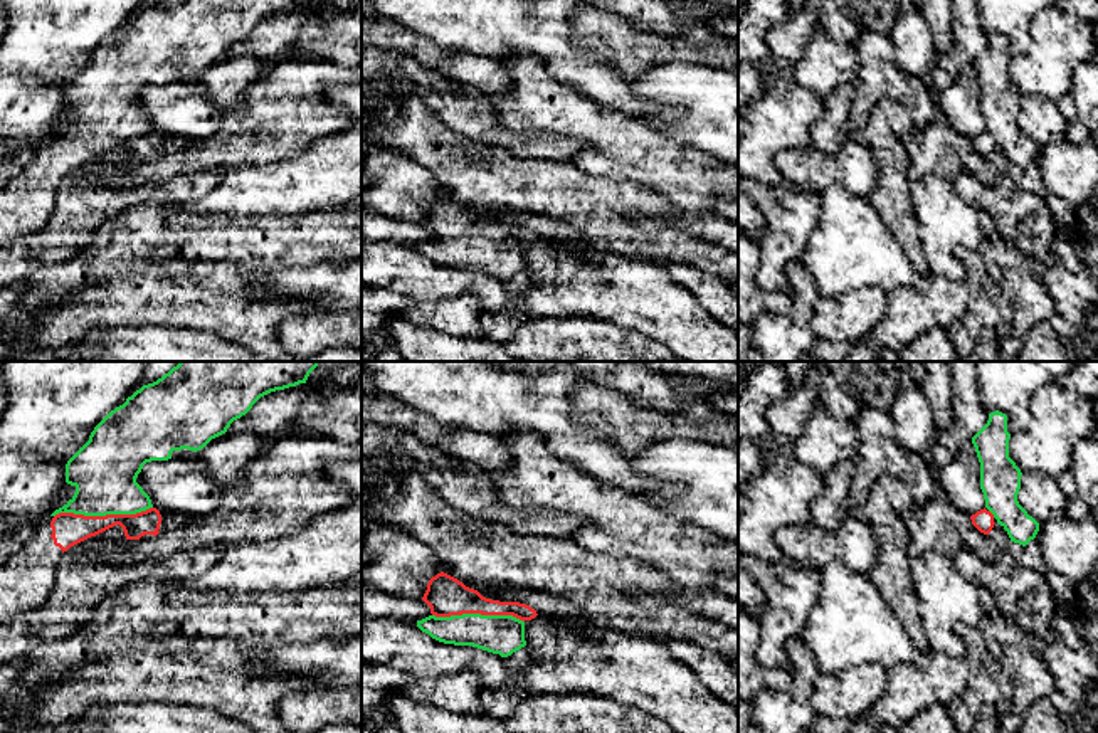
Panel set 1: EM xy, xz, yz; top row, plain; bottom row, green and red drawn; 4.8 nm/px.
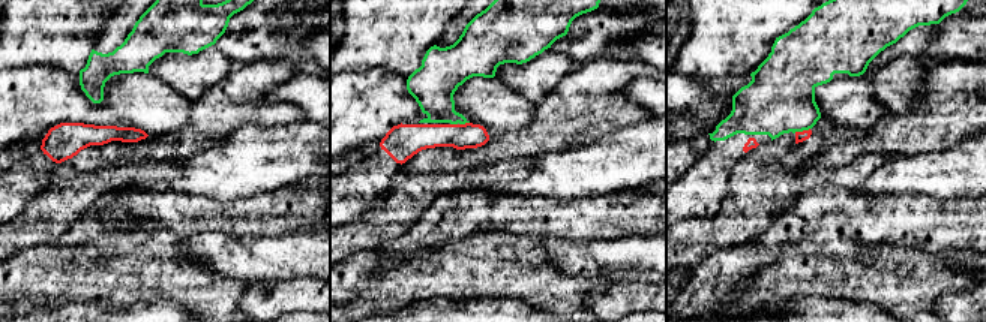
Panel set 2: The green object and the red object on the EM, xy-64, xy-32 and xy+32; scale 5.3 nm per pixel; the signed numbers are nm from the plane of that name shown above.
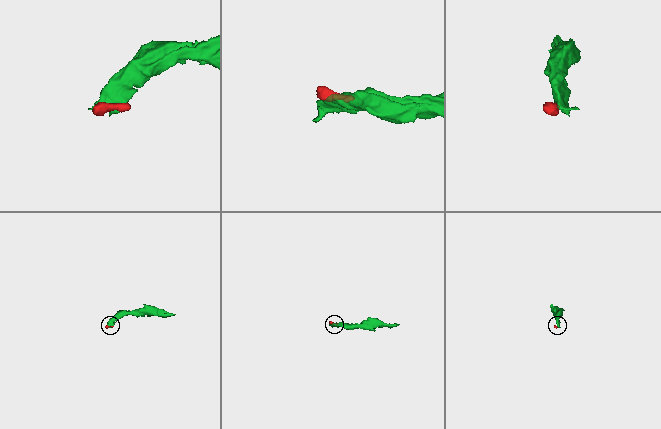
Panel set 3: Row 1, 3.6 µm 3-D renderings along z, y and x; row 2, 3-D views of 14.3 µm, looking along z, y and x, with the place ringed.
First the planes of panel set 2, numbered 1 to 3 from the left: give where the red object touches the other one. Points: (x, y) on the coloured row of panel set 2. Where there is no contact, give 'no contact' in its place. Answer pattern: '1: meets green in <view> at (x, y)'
1: no contact
2: meets green in xy-32 at (464, 123)
3: meets green in xy+32 at (802, 131)

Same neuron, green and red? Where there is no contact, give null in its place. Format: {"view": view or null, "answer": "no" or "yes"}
{"view": "xy", "answer": "yes"}

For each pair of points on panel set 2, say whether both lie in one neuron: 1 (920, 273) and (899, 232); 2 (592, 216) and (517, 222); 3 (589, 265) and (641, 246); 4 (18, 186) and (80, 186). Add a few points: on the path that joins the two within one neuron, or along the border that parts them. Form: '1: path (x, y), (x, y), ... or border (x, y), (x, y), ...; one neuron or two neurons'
1: border (923, 250), (931, 253); two neurons
2: path (574, 216), (535, 216); one neuron
3: path (602, 259), (628, 259); one neuron
4: border (51, 181), (23, 210); two neurons

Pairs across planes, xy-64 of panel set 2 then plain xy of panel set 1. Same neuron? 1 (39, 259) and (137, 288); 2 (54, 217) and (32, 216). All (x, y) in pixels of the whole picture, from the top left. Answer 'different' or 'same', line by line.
1: same
2: different

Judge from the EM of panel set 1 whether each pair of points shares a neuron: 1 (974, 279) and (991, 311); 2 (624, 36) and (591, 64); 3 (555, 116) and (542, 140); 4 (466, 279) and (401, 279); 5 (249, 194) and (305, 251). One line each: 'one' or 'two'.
1: one
2: two
3: two
4: one
5: two

